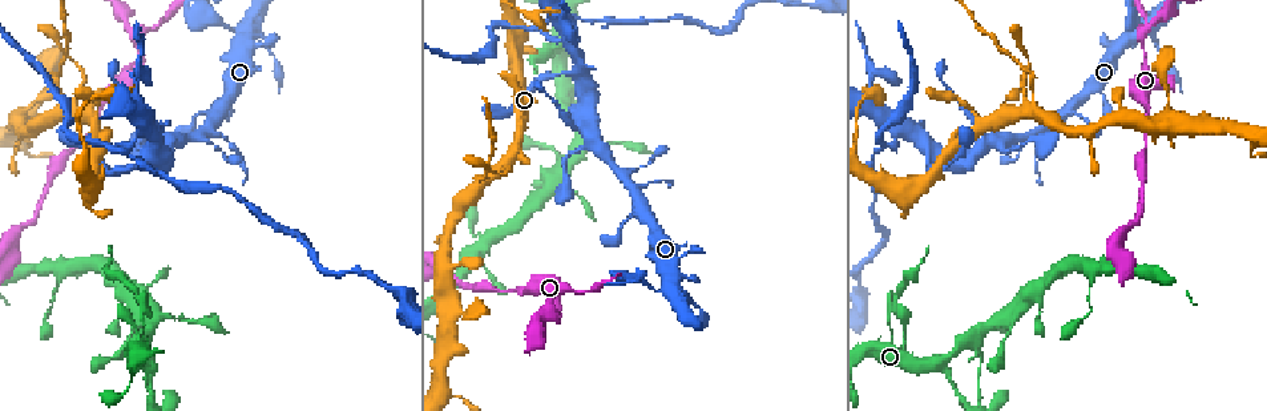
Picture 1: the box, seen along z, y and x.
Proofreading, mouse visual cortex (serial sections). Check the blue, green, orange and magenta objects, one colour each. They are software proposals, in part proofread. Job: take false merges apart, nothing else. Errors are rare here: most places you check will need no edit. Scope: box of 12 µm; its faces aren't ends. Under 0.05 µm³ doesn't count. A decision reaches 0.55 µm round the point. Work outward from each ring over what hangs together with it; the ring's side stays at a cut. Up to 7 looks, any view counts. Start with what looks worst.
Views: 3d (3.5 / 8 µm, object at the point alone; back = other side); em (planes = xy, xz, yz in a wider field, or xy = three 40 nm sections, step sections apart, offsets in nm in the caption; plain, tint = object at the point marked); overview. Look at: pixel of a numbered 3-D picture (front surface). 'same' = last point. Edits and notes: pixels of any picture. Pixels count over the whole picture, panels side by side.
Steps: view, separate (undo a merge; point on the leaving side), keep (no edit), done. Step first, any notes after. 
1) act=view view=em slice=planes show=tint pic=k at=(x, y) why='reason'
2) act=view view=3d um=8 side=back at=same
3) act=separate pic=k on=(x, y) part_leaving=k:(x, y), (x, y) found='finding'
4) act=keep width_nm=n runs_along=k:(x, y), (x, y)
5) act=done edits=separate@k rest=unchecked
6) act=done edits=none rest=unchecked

act=view view=3d um=8 pic=1 at=(535, 28) why='three-way junction'

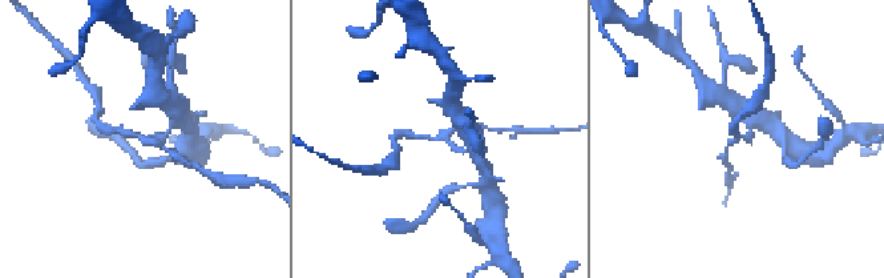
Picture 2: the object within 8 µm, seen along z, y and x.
act=view view=em slice=xy step=1 show=tint pic=2 at=(447, 136) arms=3 arm_widths_nm=150,150,150

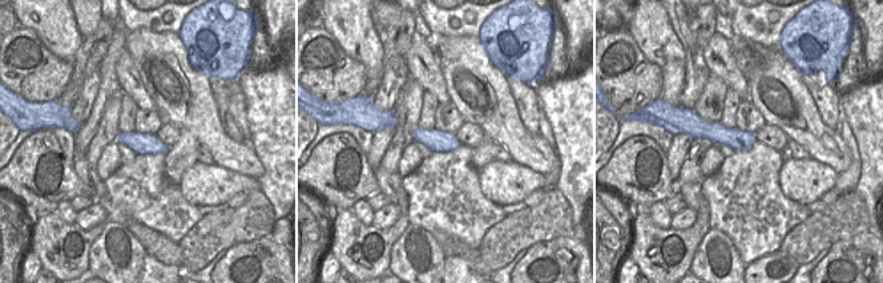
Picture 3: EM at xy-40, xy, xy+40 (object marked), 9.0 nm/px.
act=separate pic=2 on=(128, 133) part_leaving=2:(150, 137), (189, 164) found='a second cell is stuck on'

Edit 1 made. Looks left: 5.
act=view view=3d um=3.5 pic=1 at=(1032, 88) why='a narrow waist'

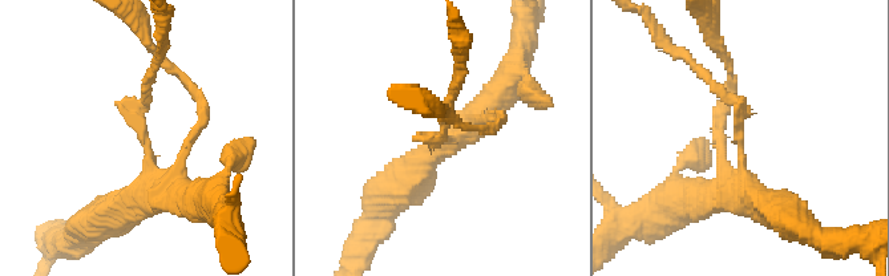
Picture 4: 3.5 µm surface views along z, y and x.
act=view view=em slice=xy step=2 show=tint pic=4 at=(140, 139) arm_widths_nm=100,350 why='shape alone is not enough'

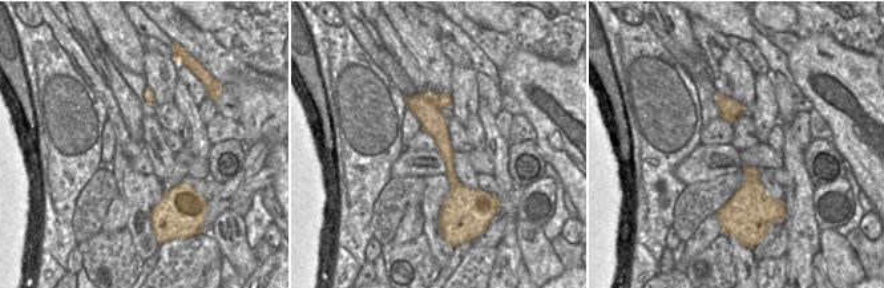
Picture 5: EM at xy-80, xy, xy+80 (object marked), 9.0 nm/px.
act=separate pic=4 on=(128, 108) part_leaving=4:(146, 145), (134, 112), (162, 51) found='two cells meet here'

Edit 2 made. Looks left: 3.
act=view view=3d um=8 pic=1 at=(571, 125) why='calibre changes'

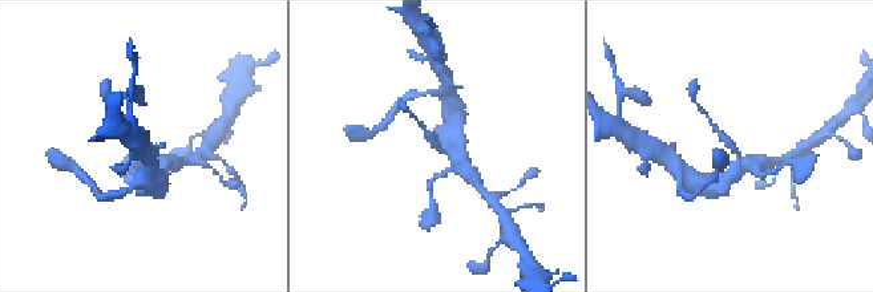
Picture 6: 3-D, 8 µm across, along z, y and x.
act=view view=3d um=3.5 pic=6 at=(439, 146) why='zoom in'

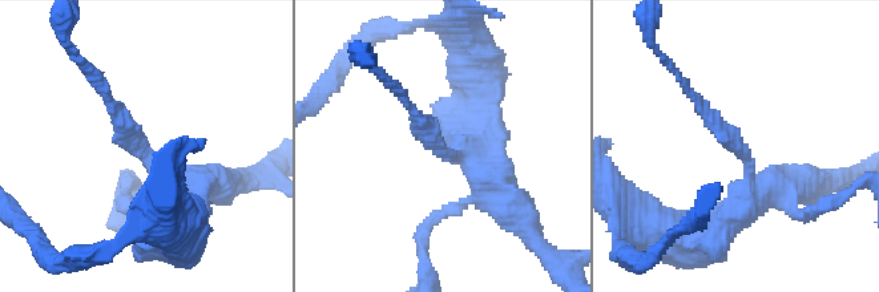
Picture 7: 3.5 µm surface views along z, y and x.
act=view view=em slice=xy step=3 show=tint pic=7 at=(745, 156) arm_widths_nm=150,400 why='shape alone is not enough'

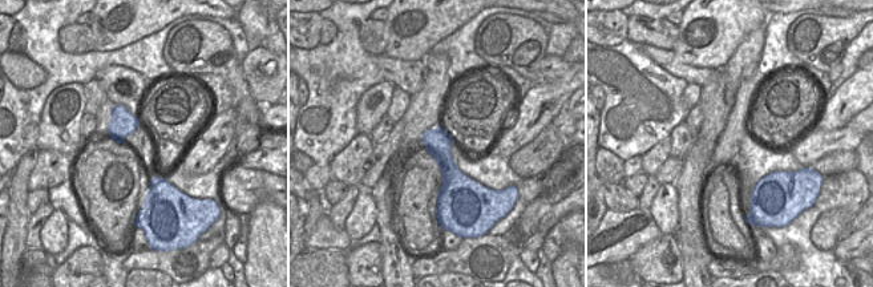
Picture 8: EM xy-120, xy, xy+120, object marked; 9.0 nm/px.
act=keep width_nm=240 runs_along=7:(198, 185), (178, 197), (105, 96) found='continuous, no second cell'

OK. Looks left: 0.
act=done edits=separate@2,separate@4 rest=unchecked

